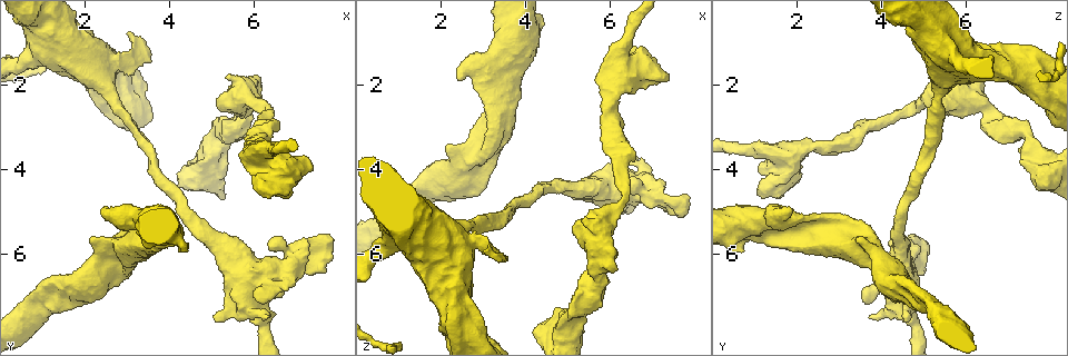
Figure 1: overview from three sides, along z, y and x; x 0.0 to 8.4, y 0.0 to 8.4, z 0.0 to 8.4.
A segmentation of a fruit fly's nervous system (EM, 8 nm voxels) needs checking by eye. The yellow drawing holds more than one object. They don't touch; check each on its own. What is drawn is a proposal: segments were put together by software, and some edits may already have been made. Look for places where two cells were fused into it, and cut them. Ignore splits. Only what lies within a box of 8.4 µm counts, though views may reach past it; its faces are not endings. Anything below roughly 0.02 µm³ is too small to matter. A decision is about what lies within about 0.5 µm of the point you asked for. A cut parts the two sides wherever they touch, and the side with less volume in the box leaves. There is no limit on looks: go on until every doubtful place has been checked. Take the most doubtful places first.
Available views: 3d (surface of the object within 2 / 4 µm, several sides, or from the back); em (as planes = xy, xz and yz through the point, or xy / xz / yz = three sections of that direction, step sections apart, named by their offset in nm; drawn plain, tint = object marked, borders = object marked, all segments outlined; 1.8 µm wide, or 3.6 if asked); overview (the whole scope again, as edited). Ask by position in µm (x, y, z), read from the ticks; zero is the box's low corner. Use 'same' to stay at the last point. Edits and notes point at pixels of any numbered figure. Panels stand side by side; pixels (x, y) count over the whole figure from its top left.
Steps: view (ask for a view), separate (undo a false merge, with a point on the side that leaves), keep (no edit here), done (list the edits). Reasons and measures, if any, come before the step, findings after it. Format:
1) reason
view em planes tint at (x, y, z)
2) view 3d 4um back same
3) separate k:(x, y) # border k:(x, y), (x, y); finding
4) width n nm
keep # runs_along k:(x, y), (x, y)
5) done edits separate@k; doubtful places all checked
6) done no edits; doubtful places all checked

sudden change in width
view 3d 4um back at (0.90, 7.30, 5.30)

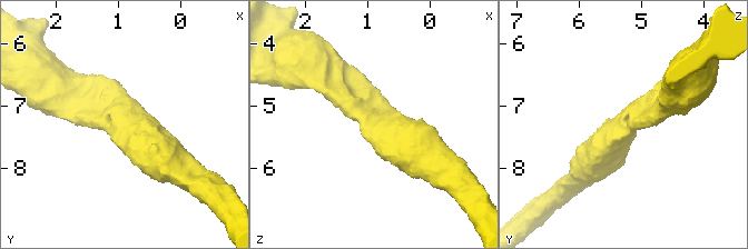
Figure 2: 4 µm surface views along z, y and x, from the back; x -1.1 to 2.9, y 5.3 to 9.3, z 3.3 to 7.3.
arm_widths 240, 600 nm
view em planes tint at (0.90, 7.30, 5.25)

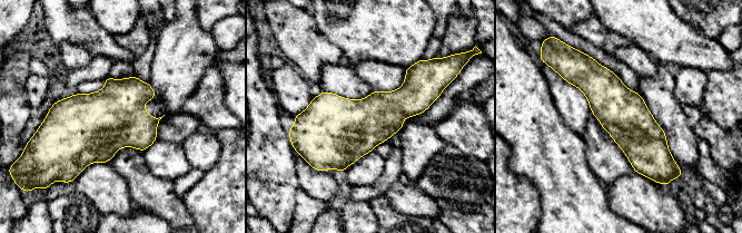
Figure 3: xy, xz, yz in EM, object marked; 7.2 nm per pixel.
width 360 nm
keep # runs_along 3:(585, 60), (654, 174); continuous, no second cell

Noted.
calibre changes
view 3d 4um at (2.70, 5.85, 3.75)

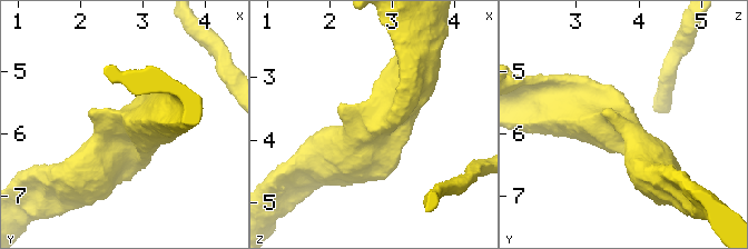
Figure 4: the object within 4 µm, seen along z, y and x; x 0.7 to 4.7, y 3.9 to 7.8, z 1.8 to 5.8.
shape alone is not enough
view em planes plain at (2.75, 5.80, 3.70)

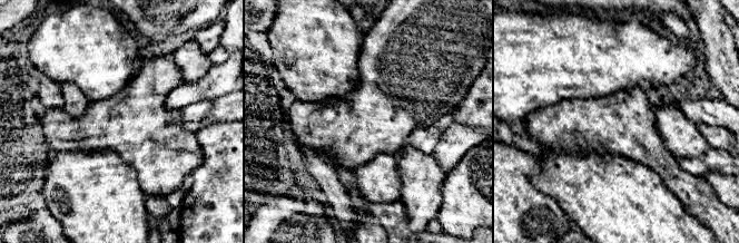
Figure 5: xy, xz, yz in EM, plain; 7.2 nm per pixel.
view em planes tint same

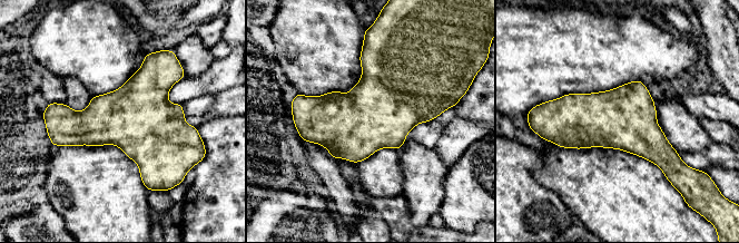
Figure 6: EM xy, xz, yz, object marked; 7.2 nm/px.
keep # all the same cell

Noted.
calibre changes
view em 3.6um planes tint at (6.90, 6.25, 4.60)

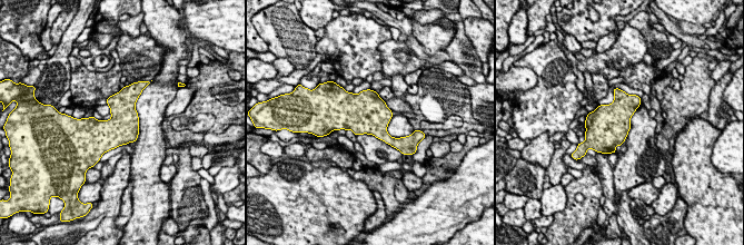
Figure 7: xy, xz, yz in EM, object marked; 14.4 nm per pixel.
width 480 nm
keep # one cell here

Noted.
abrupt turn
view em 3.6um planes tint at (2.75, 1.45, 5.75)

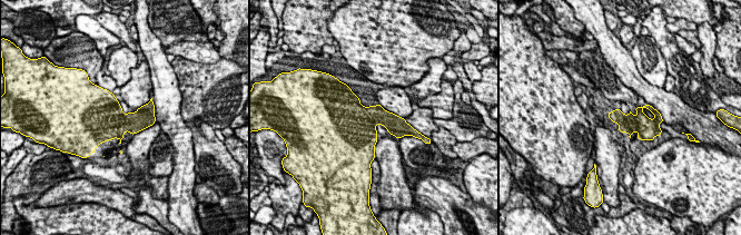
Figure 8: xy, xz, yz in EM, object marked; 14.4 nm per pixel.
width 320 nm
keep # one cell here

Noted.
done no edits; doubtful places all checked

